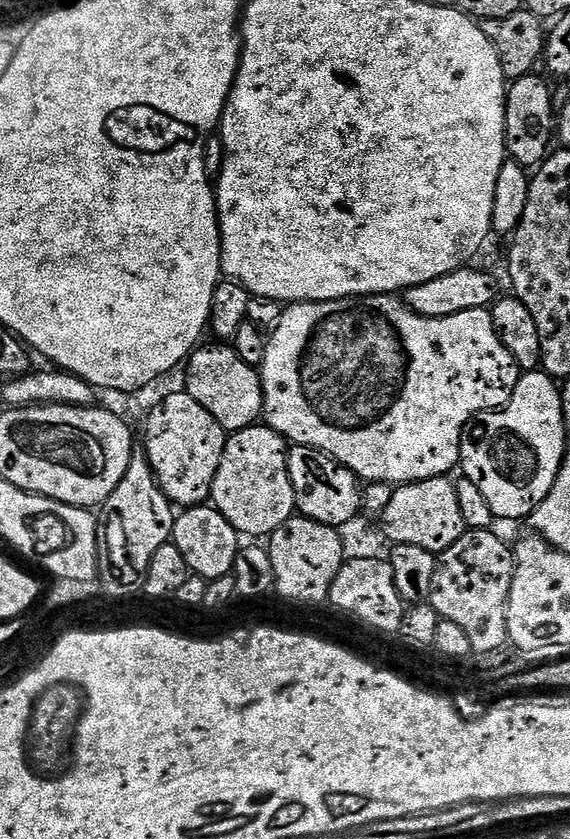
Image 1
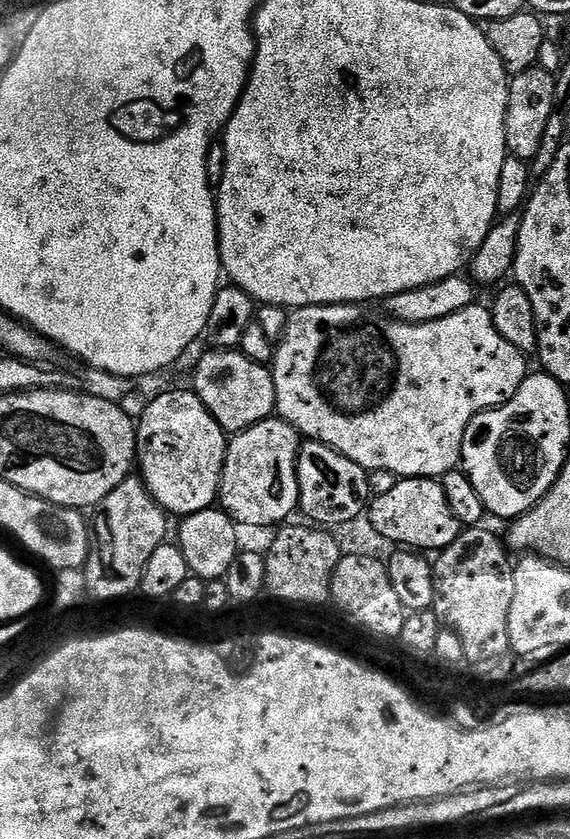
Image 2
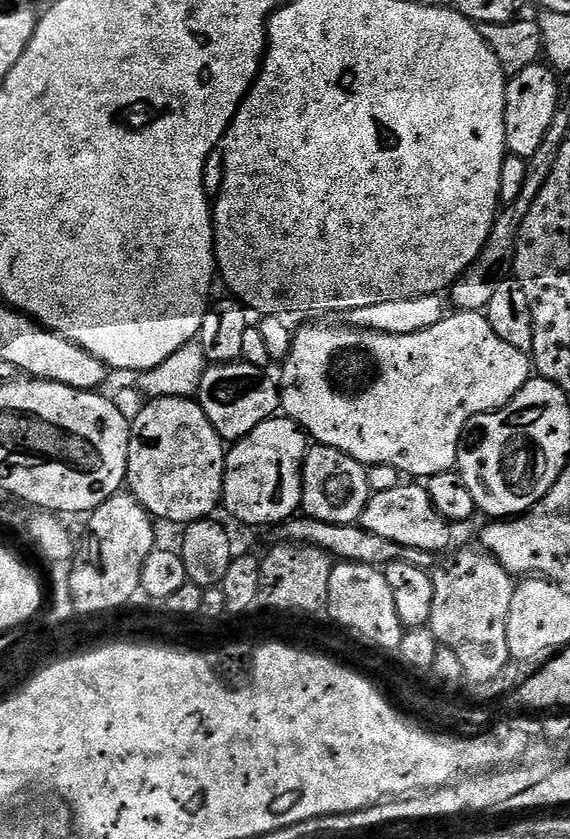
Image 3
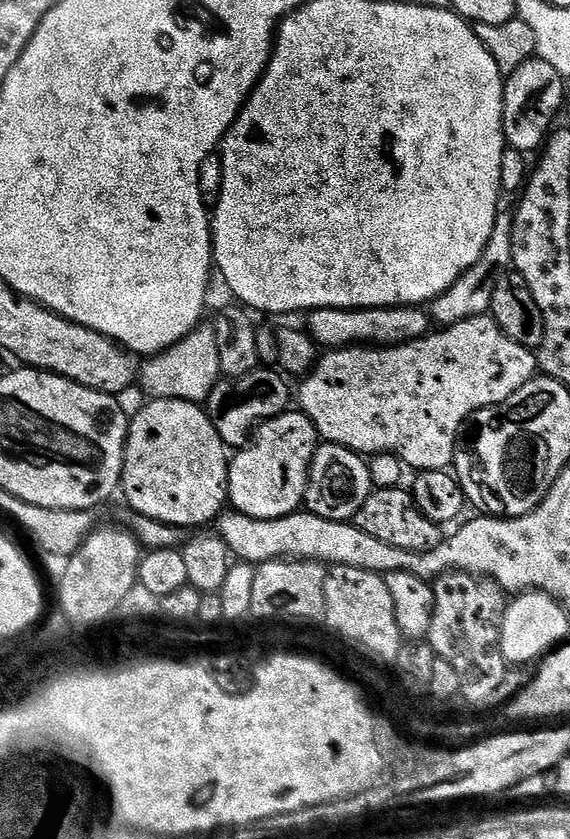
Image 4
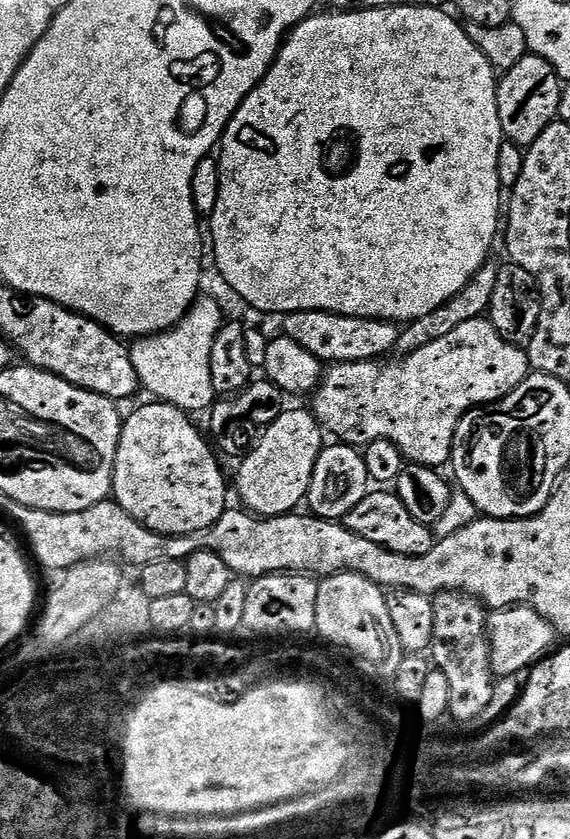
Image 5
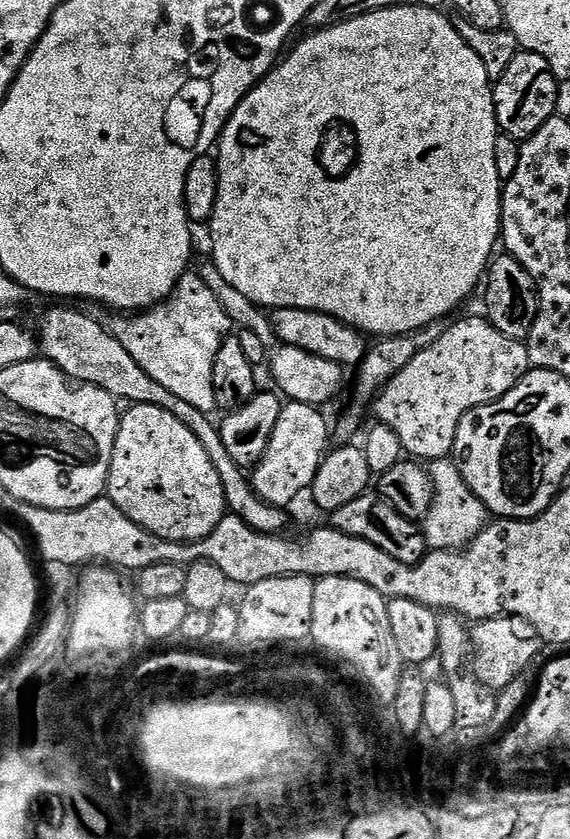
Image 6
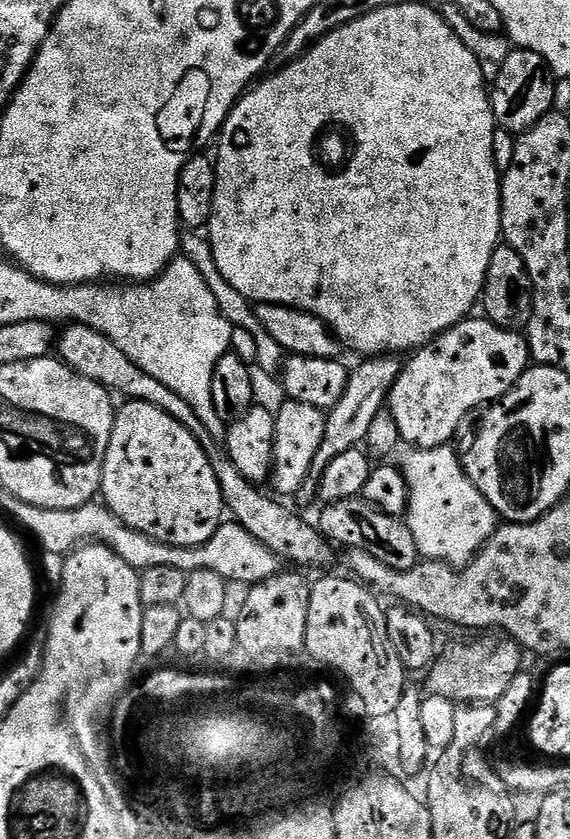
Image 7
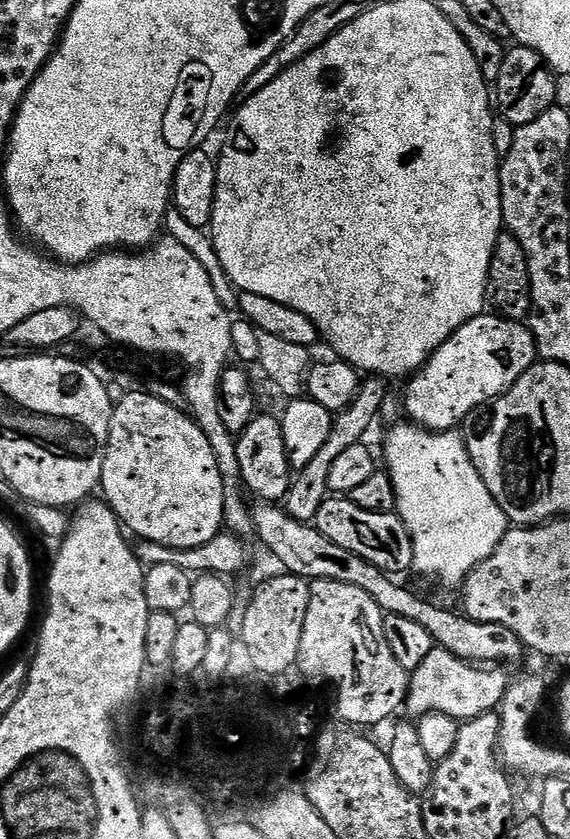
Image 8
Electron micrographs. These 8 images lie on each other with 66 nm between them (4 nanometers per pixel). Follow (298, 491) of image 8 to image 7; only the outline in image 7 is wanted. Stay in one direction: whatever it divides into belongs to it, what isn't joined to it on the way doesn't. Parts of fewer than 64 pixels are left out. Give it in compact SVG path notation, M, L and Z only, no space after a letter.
M385 354L383 356L370 356L359 361L357 368L353 367L348 374L346 394L338 398L338 406L327 409L324 421L326 434L322 438L322 446L318 446L318 454L314 454L314 462L310 466L310 474L306 482L302 482L298 496L299 499L316 500L322 474L338 454L346 454L346 450L354 450L365 443L370 426L373 425L377 413L385 408L388 396L391 394L394 382L398 382L402 360L399 355Z

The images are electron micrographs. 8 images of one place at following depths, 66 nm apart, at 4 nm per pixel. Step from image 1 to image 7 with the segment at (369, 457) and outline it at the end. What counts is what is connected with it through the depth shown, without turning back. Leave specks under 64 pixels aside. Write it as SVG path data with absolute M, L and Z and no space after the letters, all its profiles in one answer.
M469 318L454 325L401 367L387 407L392 409L405 445L412 444L408 446L413 449L451 445L461 431L464 416L501 400L530 367L528 342L521 333L500 328L487 318L479 319Z

